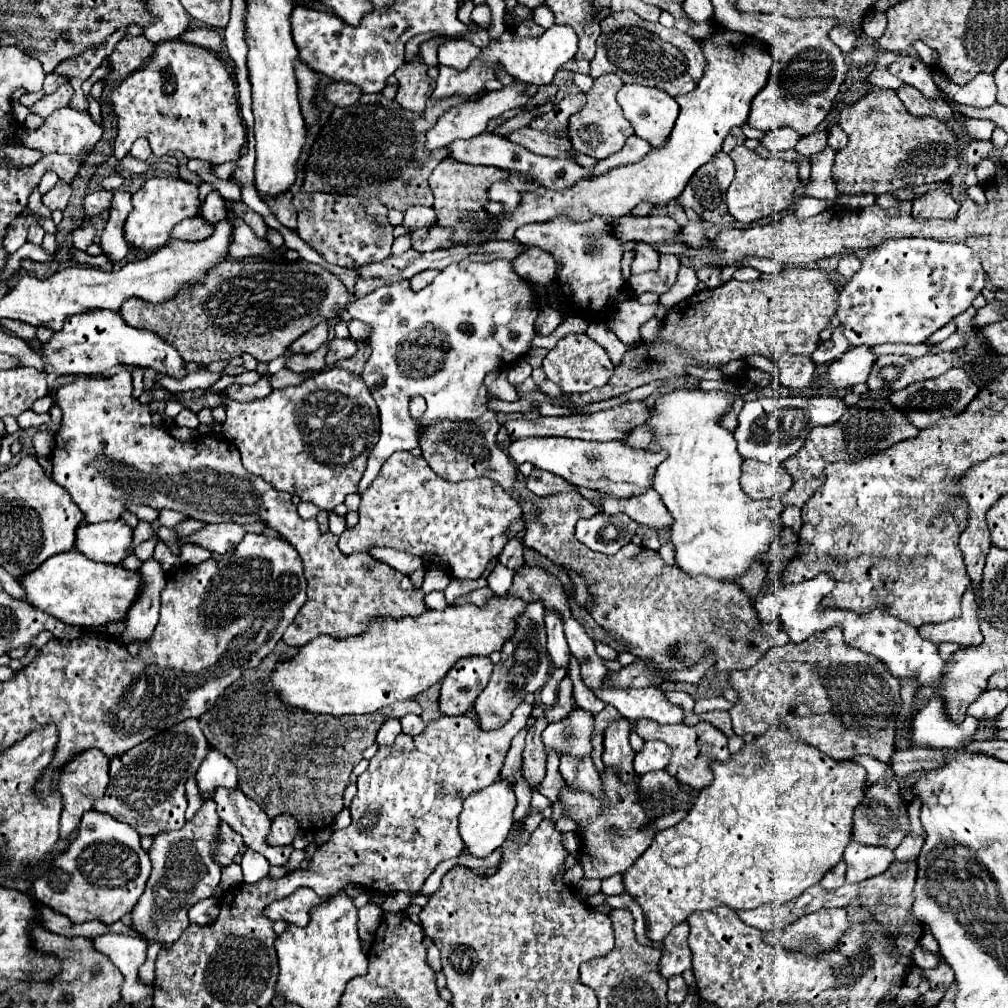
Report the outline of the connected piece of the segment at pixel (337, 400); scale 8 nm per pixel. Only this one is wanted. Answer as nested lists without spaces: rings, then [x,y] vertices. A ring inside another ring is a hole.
[[[326,370],[304,380],[300,386],[274,390],[260,400],[244,404],[230,400],[224,430],[228,430],[228,440],[236,446],[236,450],[240,450],[246,470],[270,482],[278,492],[298,494],[300,500],[312,502],[320,506],[320,510],[330,512],[334,506],[342,504],[348,494],[356,492],[356,486],[366,470],[368,454],[378,442],[380,422],[378,416],[366,414],[364,380],[350,380],[348,370]]]

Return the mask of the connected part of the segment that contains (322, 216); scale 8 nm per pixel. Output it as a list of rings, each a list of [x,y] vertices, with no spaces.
[[[298,192],[292,196],[292,204],[298,212],[296,234],[310,248],[322,254],[326,262],[354,268],[368,262],[382,262],[392,254],[390,248],[394,242],[394,226],[388,222],[388,208],[380,200],[320,192]]]

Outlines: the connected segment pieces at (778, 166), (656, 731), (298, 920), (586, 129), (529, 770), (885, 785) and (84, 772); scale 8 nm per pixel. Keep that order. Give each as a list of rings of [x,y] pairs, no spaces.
[[[736,146],[730,152],[730,158],[736,164],[736,178],[732,180],[728,188],[728,210],[734,216],[734,220],[742,224],[758,222],[766,216],[772,216],[776,212],[788,210],[794,200],[794,192],[798,188],[798,166],[794,162],[786,162],[780,158],[764,158],[756,154],[754,150],[748,150],[746,146]]]
[[[648,718],[644,720],[636,720],[636,734],[640,734],[644,740],[662,740],[672,748],[672,758],[666,766],[666,770],[670,774],[674,774],[674,778],[680,778],[684,784],[692,786],[694,790],[698,788],[706,788],[712,782],[712,770],[710,770],[710,762],[716,758],[720,762],[730,758],[728,746],[726,746],[726,736],[712,726],[710,722],[700,722],[696,726],[686,726],[686,724],[664,724],[660,726],[658,722],[648,722]]]
[[[300,888],[300,890],[292,892],[292,896],[272,902],[264,910],[264,916],[268,916],[270,920],[284,920],[288,924],[306,926],[312,906],[318,906],[320,902],[326,902],[326,900],[328,900],[328,896],[322,898],[316,892],[312,892],[310,888]]]
[[[604,74],[600,78],[594,80],[594,86],[588,90],[586,98],[586,106],[580,110],[580,116],[572,116],[570,120],[570,140],[574,144],[574,148],[582,154],[588,154],[596,160],[608,158],[610,154],[618,152],[626,138],[630,134],[634,134],[630,122],[624,118],[624,112],[620,110],[620,104],[616,102],[616,92],[622,88],[624,82],[620,82],[620,78],[616,74]]]
[[[534,706],[532,716],[536,718],[536,724],[528,728],[526,736],[526,748],[522,752],[522,778],[530,786],[530,790],[536,790],[538,784],[546,776],[546,752],[542,744],[542,732],[546,728],[546,718],[544,718],[544,708]]]
[[[882,780],[882,784],[874,784],[866,790],[864,802],[854,810],[854,840],[866,846],[884,846],[884,848],[898,848],[902,838],[910,832],[908,820],[908,804],[900,796],[896,780]]]
[[[90,748],[84,750],[82,754],[78,754],[72,762],[68,762],[68,766],[62,770],[60,774],[60,792],[64,798],[64,810],[62,810],[62,818],[60,818],[60,838],[66,840],[80,824],[80,818],[84,812],[92,810],[92,804],[96,798],[104,796],[104,790],[108,786],[108,758],[102,750]]]

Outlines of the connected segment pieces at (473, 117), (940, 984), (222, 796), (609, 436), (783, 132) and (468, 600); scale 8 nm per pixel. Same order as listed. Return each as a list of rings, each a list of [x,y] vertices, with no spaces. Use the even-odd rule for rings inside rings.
[[[516,80],[512,86],[504,86],[502,90],[498,92],[488,92],[484,96],[480,96],[476,102],[462,102],[462,104],[456,104],[452,110],[448,110],[432,130],[428,130],[426,134],[426,148],[428,150],[436,150],[436,148],[442,148],[442,146],[448,146],[450,142],[458,140],[458,138],[472,138],[472,136],[478,136],[480,132],[486,132],[486,126],[488,126],[488,120],[500,116],[502,112],[506,110],[512,110],[512,108],[518,108],[518,106],[524,106],[524,104],[540,104],[542,100],[548,100],[552,98],[556,92],[558,92],[558,86],[554,84],[546,84],[546,86],[540,86],[536,96],[532,98],[526,98],[522,94],[522,88],[526,86],[526,82],[520,82]]]
[[[942,962],[938,968],[934,970],[922,970],[922,978],[926,978],[930,982],[930,988],[932,990],[938,990],[938,988],[944,988],[948,990],[948,986],[952,984],[954,980],[954,974],[950,970],[950,966],[946,962]]]
[[[218,788],[214,794],[214,802],[218,806],[216,812],[220,814],[220,818],[244,838],[244,844],[248,848],[262,854],[270,862],[270,866],[286,866],[294,848],[290,844],[284,848],[268,846],[270,818],[254,800],[244,798],[238,788],[232,792],[226,788]]]
[[[630,400],[620,406],[614,406],[610,410],[594,412],[594,414],[574,414],[574,416],[562,416],[562,418],[542,418],[542,422],[532,420],[510,420],[506,424],[508,434],[512,438],[528,438],[528,436],[562,436],[562,438],[580,438],[588,442],[606,442],[606,440],[624,440],[628,432],[632,432],[636,426],[642,426],[652,416],[652,408],[644,404],[644,400]]]
[[[780,128],[780,130],[770,130],[766,132],[764,140],[760,140],[762,144],[766,144],[770,150],[774,152],[784,152],[784,150],[790,150],[798,144],[802,136],[796,134],[796,130],[788,130],[788,128]]]
[[[480,588],[480,590],[474,590],[472,594],[466,594],[464,598],[458,598],[456,604],[478,604],[478,606],[482,606],[482,604],[486,604],[492,596],[494,596],[494,594],[492,594],[490,588]]]

